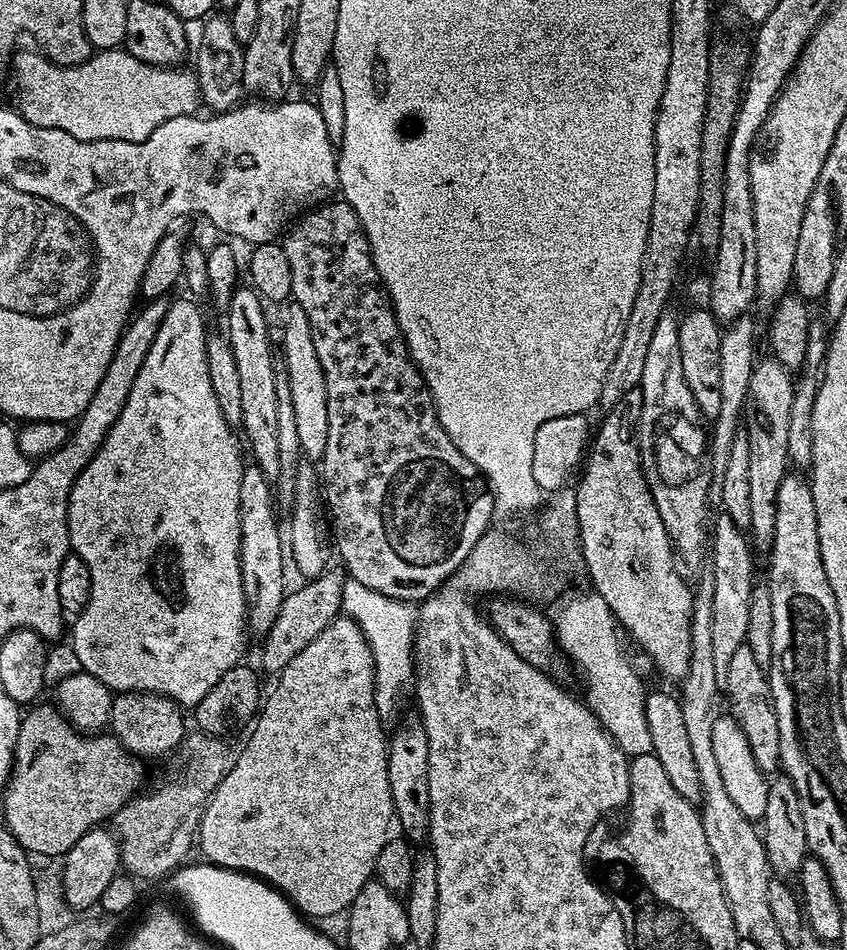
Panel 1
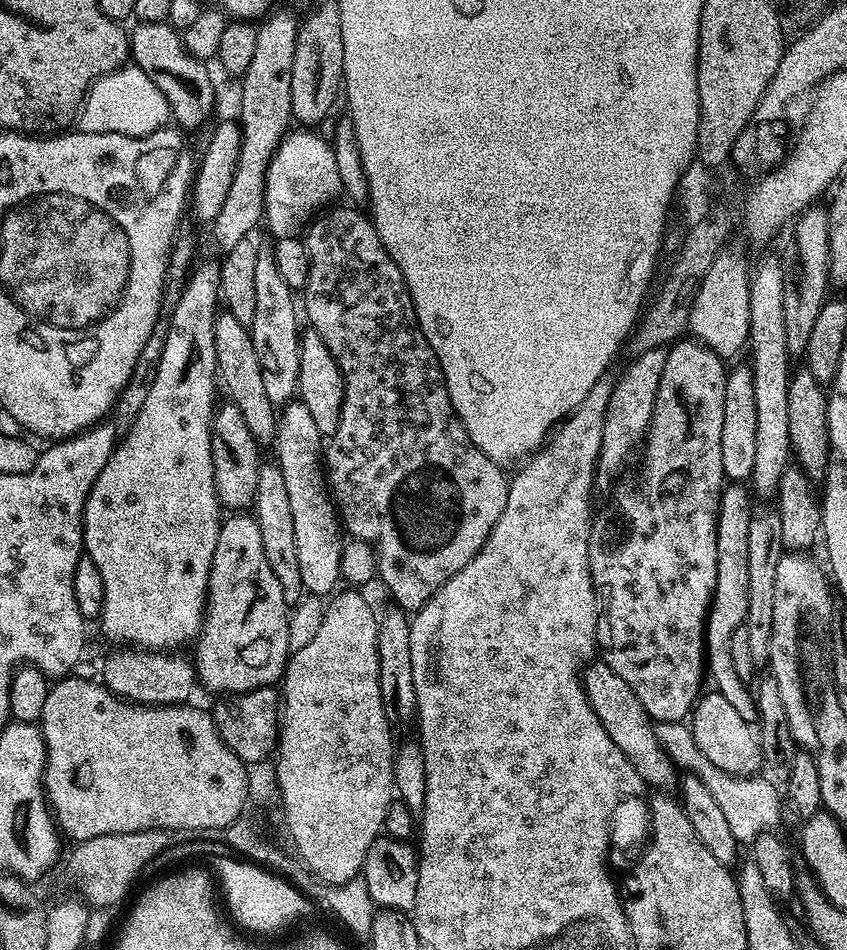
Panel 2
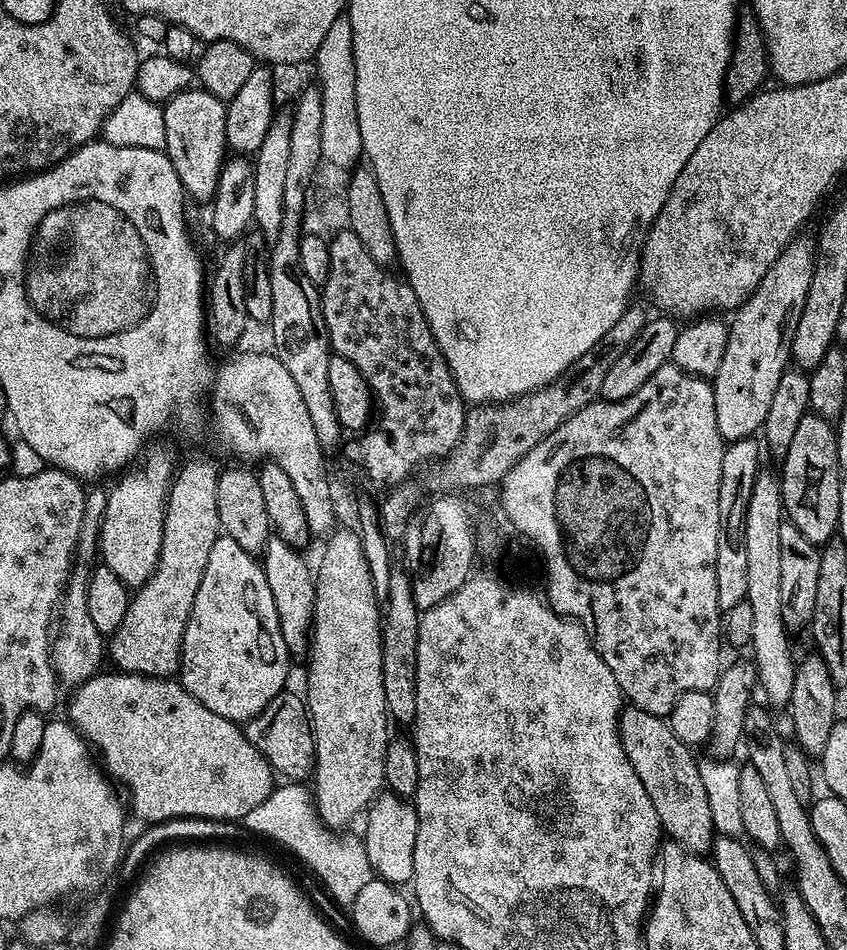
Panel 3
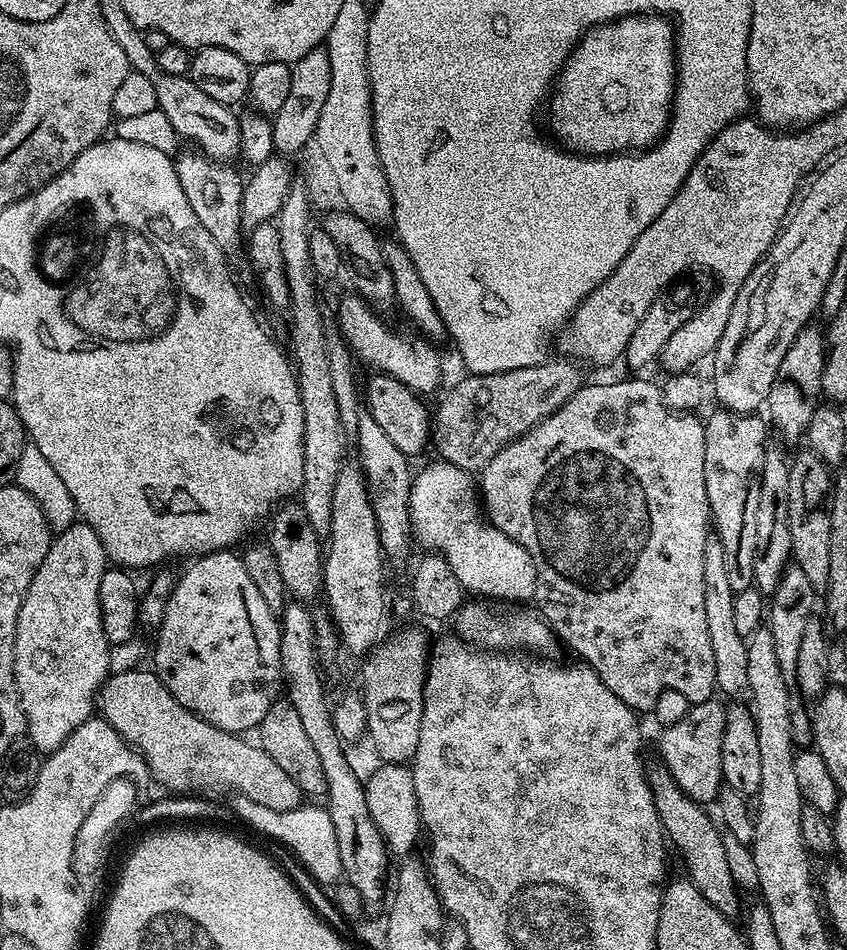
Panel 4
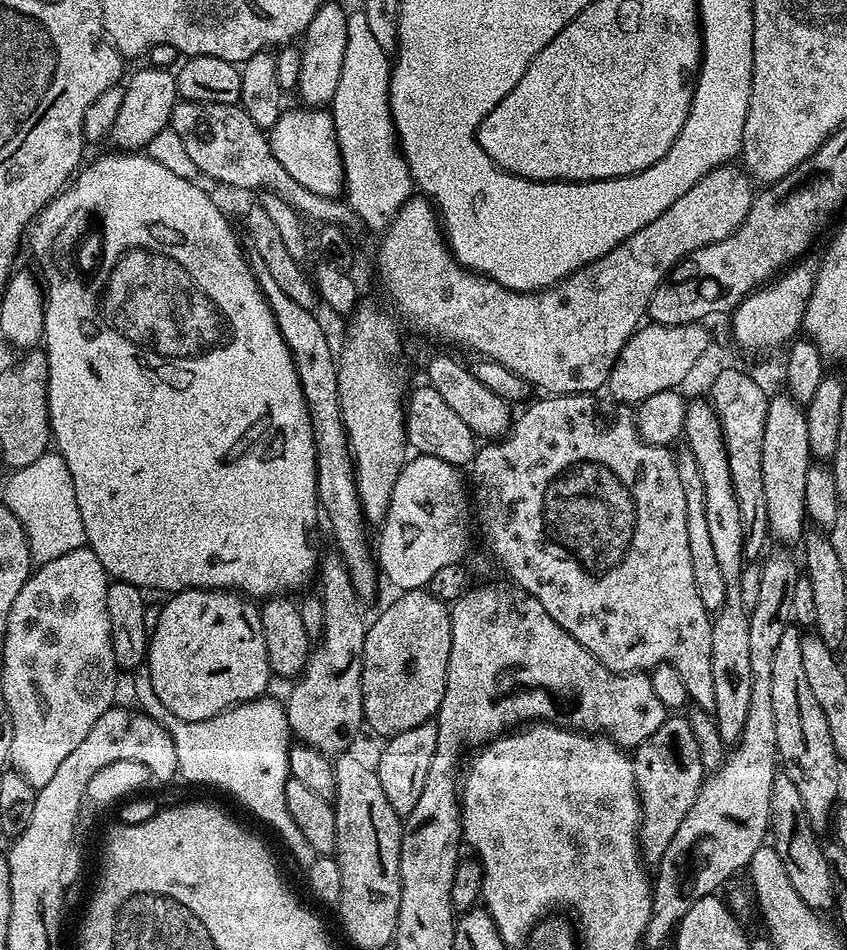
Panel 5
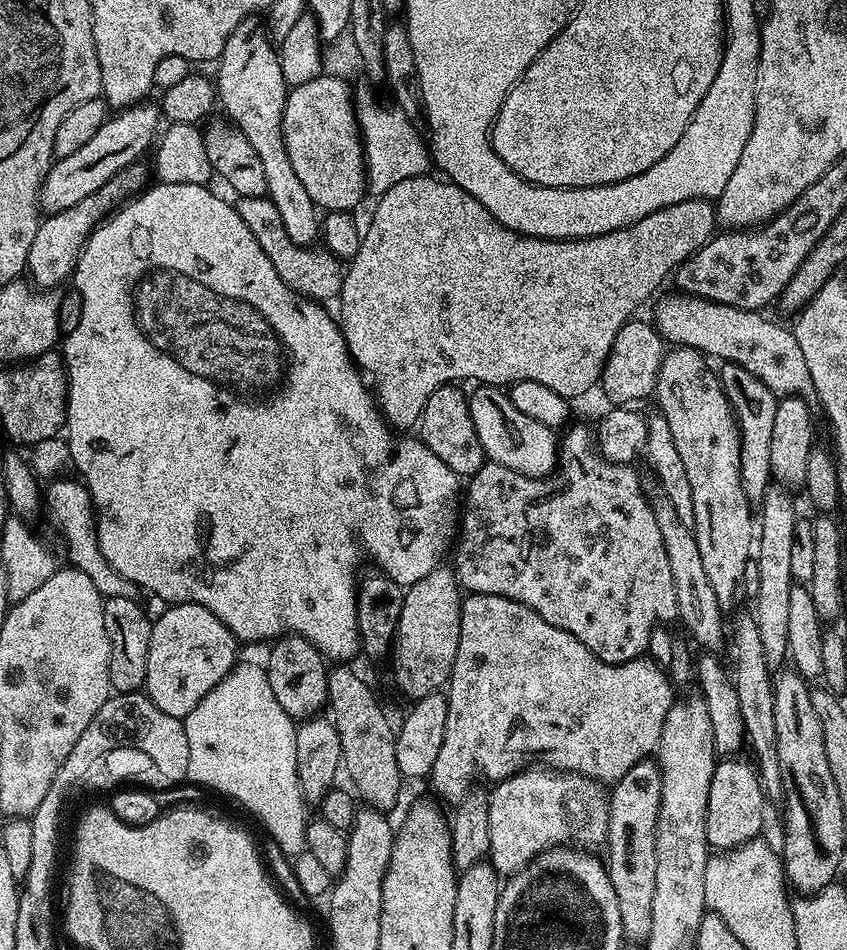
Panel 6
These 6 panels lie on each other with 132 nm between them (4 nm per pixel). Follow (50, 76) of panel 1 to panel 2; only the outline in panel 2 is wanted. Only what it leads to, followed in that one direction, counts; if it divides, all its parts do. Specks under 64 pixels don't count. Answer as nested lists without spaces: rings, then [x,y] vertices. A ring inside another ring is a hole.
[[[125,66],[92,84],[81,105],[78,120],[82,122],[80,126],[85,132],[144,137],[165,127],[169,123],[170,113],[162,90],[158,90],[158,86],[154,86],[154,82],[150,82],[144,72]]]

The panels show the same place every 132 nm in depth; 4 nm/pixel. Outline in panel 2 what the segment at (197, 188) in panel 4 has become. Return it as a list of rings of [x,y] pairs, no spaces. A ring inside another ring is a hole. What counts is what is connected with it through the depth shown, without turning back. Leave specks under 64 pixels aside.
[[[150,22],[149,24],[137,23],[136,29],[130,32],[130,60],[139,71],[146,74],[146,78],[150,78],[150,82],[154,82],[154,86],[158,86],[158,90],[162,90],[162,94],[168,103],[168,110],[171,119],[174,121],[175,127],[181,130],[197,130],[209,123],[212,107],[216,104],[216,88],[212,85],[212,76],[208,73],[209,65],[203,60],[198,60],[191,56],[184,48],[184,38],[181,33],[177,32],[171,24],[165,22]]]

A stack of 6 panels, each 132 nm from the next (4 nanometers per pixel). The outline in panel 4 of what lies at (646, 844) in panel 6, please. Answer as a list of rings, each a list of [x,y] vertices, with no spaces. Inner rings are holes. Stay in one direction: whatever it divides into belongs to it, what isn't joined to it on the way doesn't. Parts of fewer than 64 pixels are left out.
[[[713,698],[694,704],[678,722],[667,725],[660,736],[659,763],[667,768],[674,782],[692,800],[708,806],[716,799],[720,785],[724,783],[722,774],[722,730],[726,722],[725,705]]]

